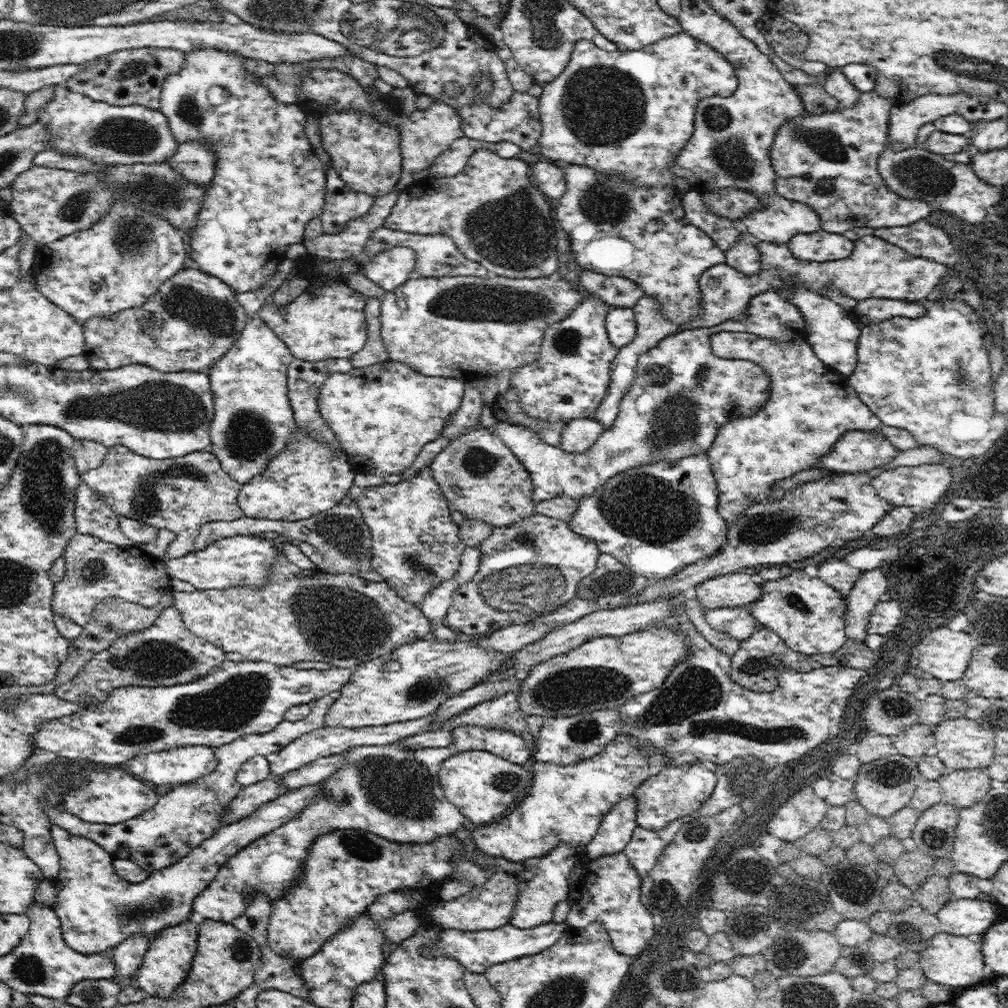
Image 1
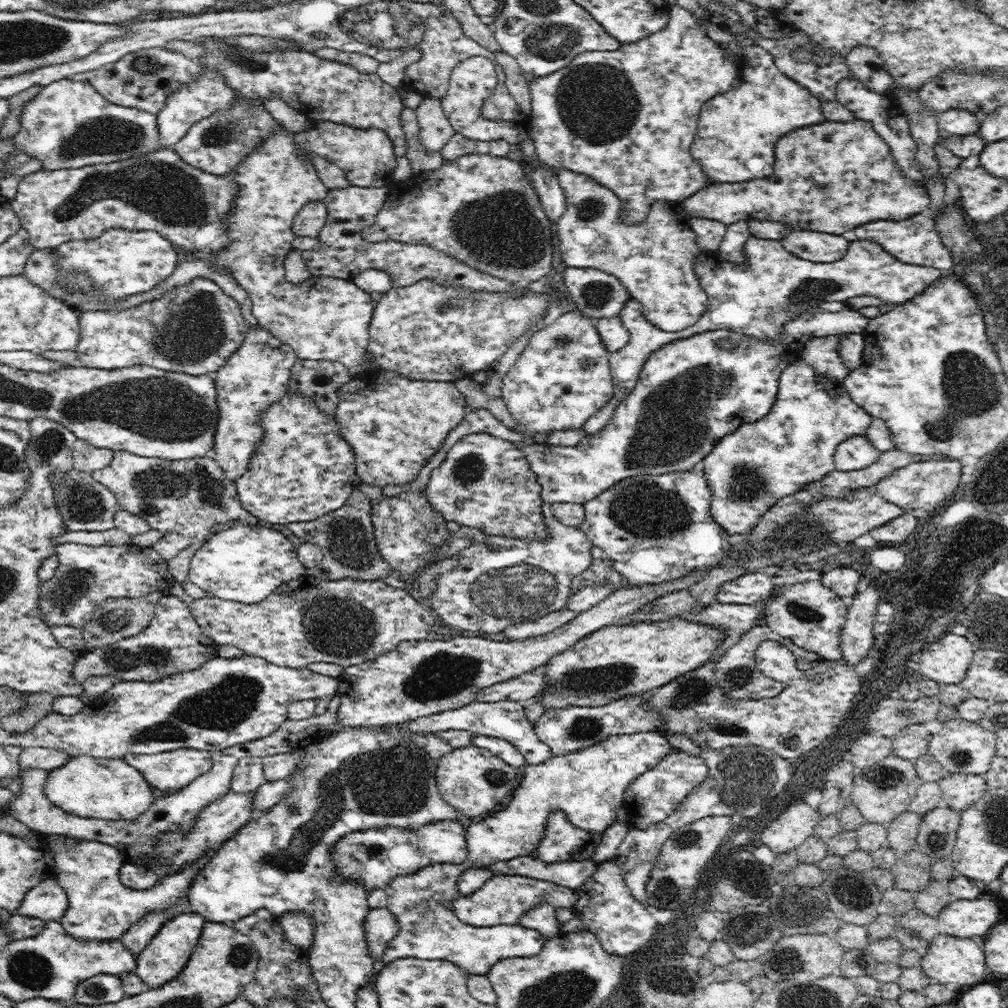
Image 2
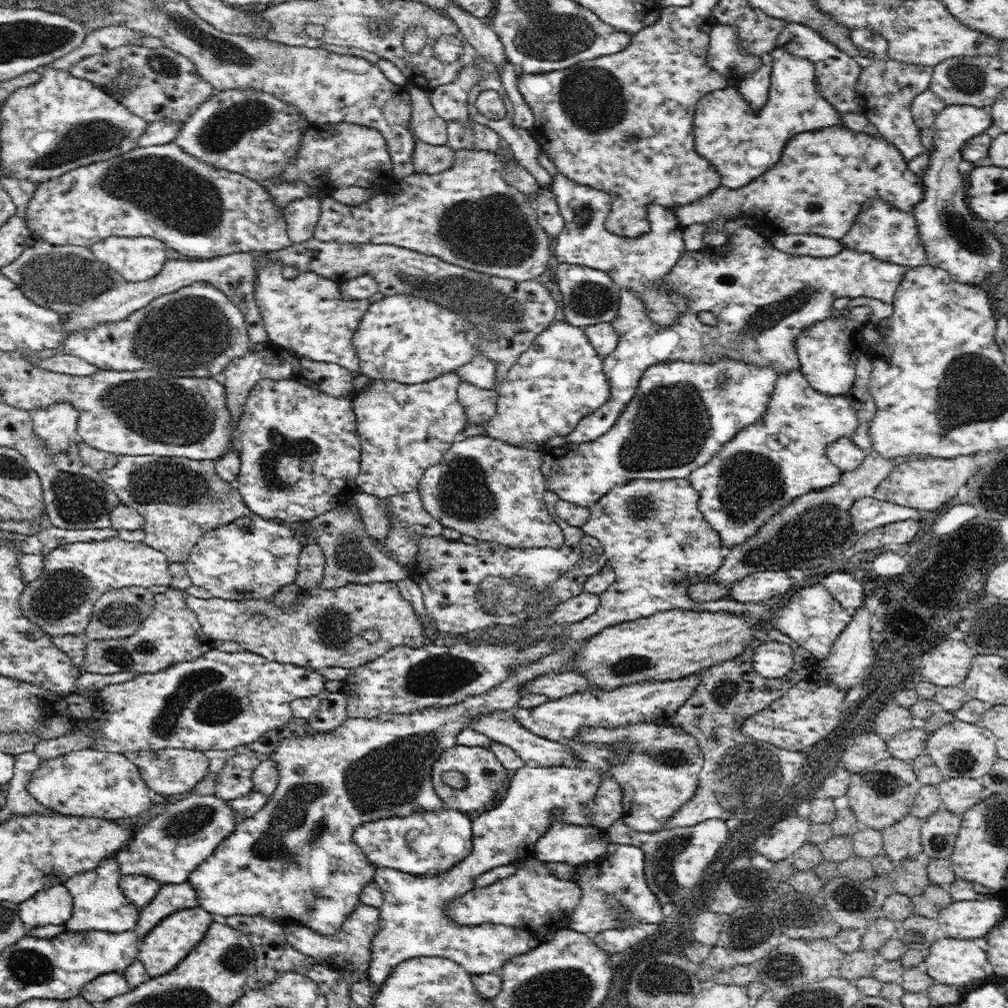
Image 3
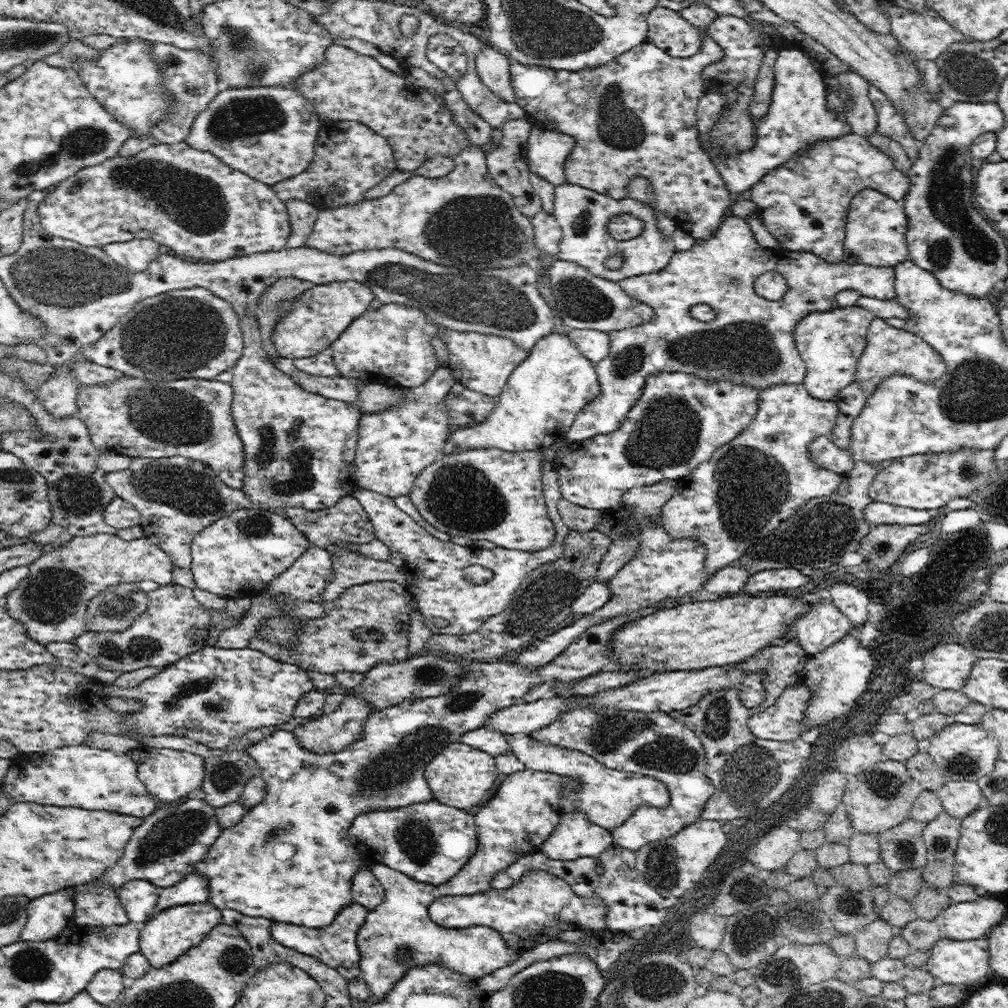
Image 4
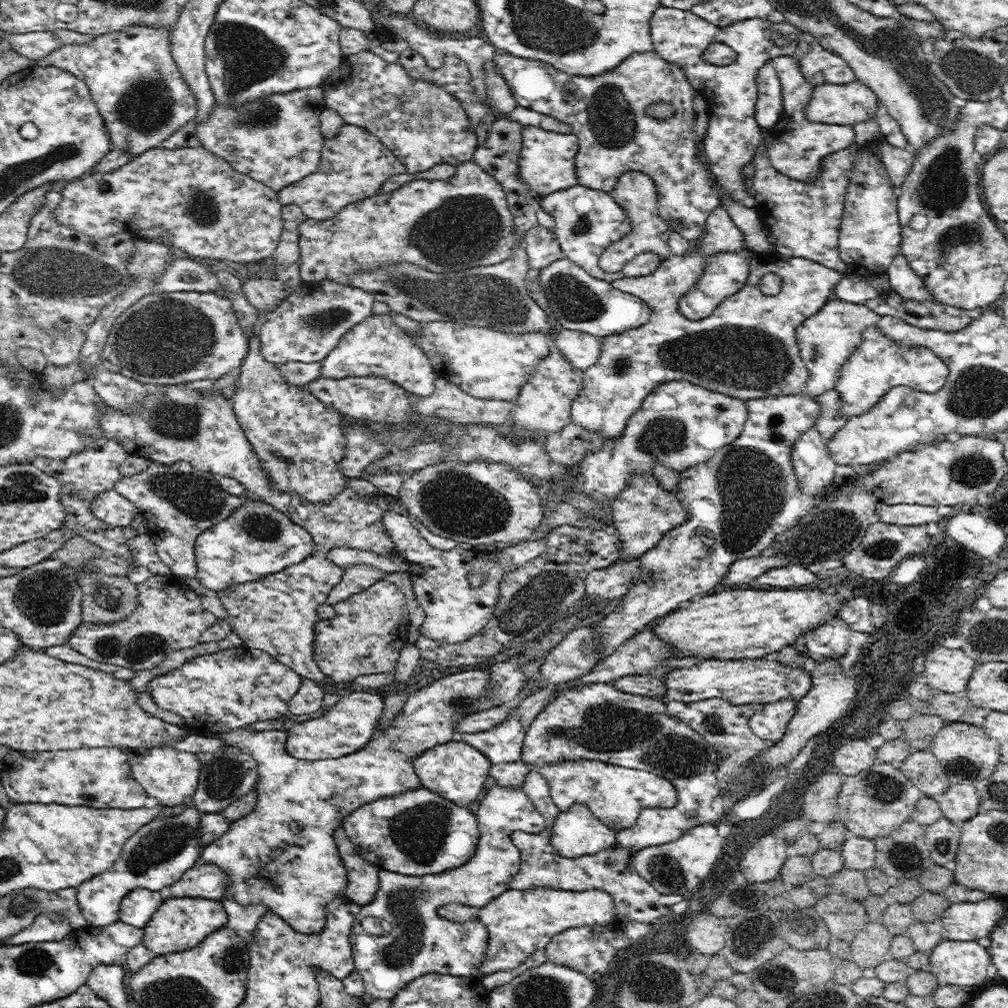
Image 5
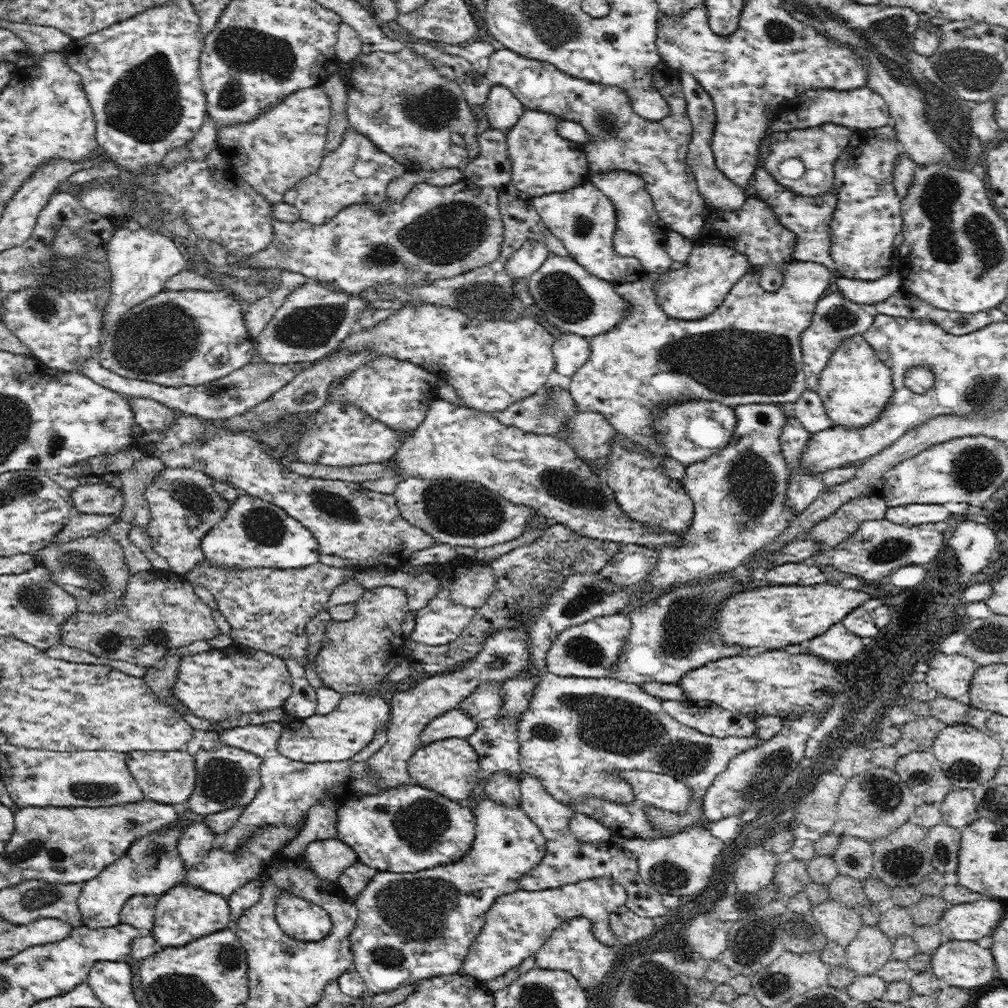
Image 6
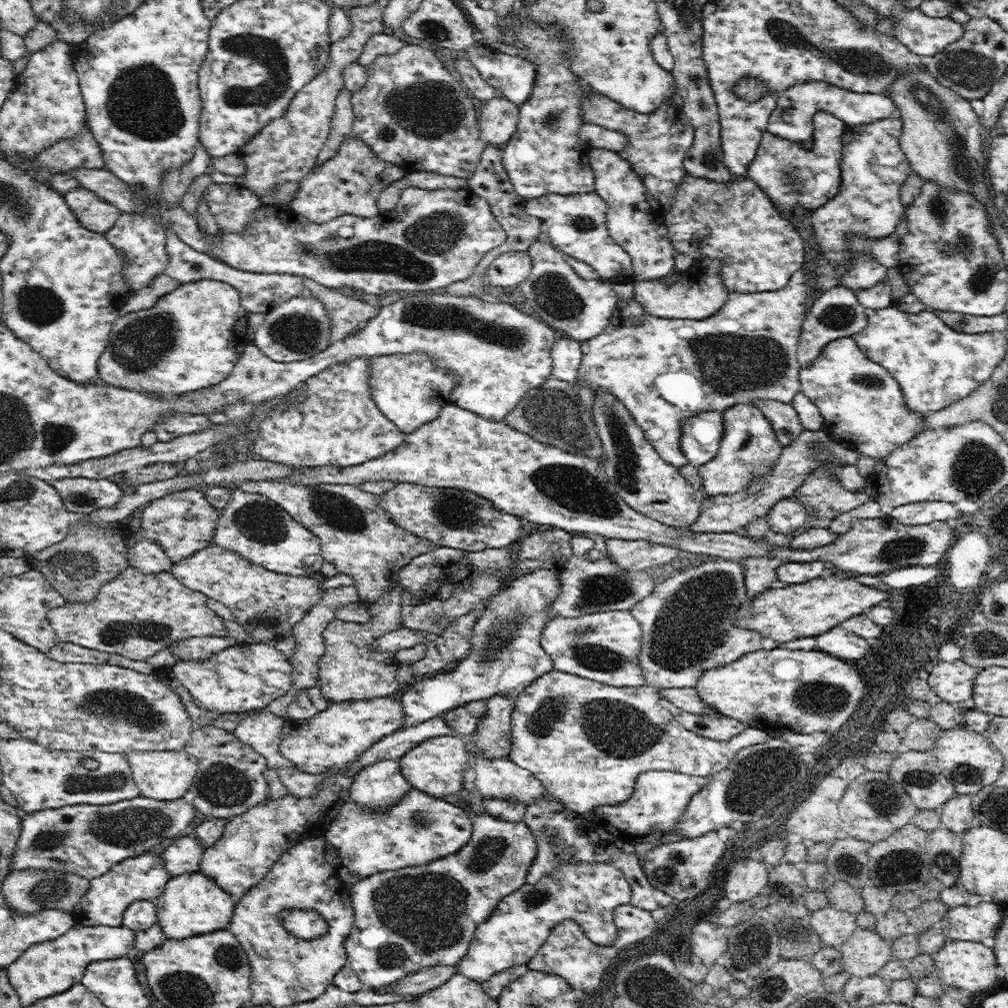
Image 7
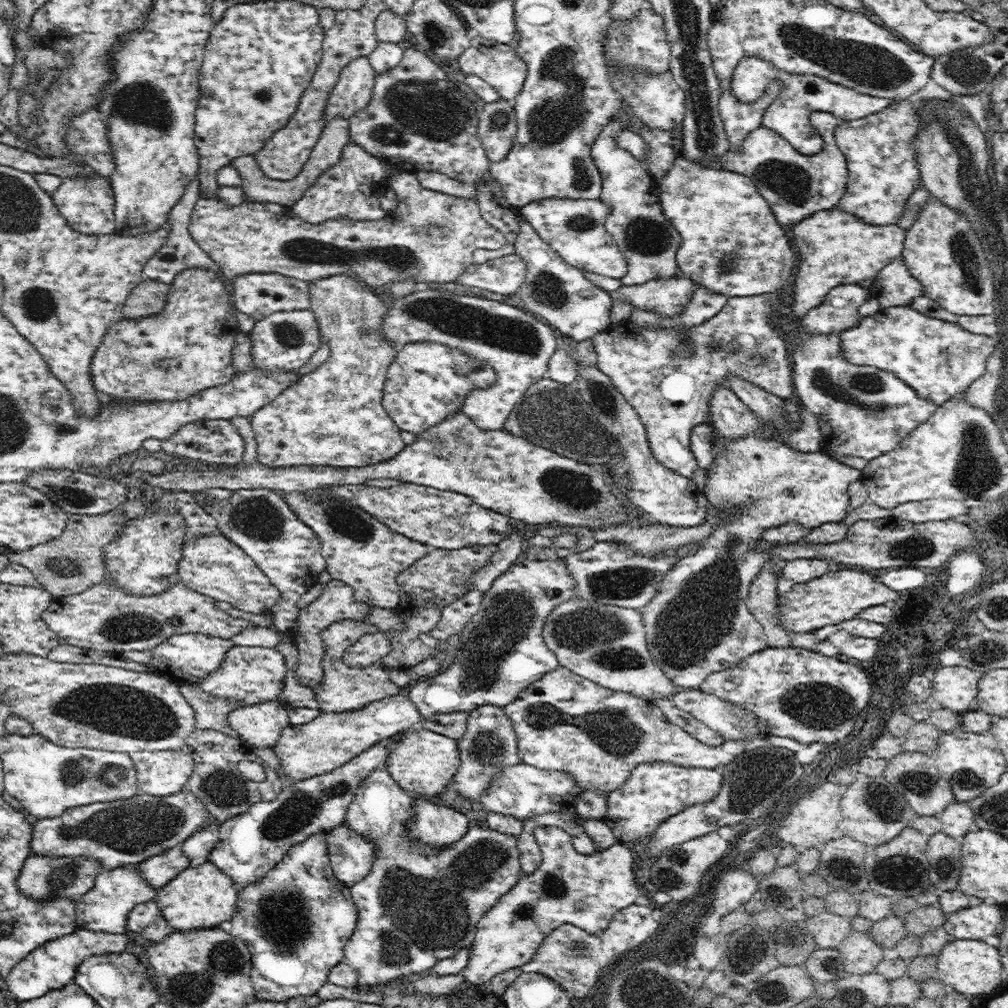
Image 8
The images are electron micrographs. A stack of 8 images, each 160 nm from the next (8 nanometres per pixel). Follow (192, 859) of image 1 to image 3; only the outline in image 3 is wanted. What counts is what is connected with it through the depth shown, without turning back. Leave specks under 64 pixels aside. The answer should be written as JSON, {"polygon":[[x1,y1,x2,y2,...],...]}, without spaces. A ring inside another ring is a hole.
{"polygon":[[108,857,94,869,75,874,63,884,72,895,72,916,65,922,66,930,92,930,112,933,124,932,136,928,139,910,122,892,118,883,116,857]]}

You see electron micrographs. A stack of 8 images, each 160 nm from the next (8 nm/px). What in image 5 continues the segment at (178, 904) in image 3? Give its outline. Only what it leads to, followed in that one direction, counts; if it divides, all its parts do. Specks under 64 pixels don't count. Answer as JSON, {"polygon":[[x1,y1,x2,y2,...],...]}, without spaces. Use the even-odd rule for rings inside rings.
{"polygon":[[201,858,165,891,165,896,206,898,221,901,226,894,228,875,216,865,206,864]]}

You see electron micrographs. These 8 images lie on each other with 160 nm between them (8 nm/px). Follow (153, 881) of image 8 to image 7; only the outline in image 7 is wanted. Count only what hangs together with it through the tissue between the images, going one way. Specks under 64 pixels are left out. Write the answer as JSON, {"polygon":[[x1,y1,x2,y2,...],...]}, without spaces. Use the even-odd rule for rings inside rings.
{"polygon":[[192,833,168,843,160,857,170,876,176,877,184,873,197,872,204,849,202,841]]}

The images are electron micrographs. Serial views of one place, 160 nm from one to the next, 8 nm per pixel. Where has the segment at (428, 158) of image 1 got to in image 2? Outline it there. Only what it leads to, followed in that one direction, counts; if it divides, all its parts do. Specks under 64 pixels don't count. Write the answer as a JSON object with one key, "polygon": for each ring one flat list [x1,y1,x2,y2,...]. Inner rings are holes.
{"polygon":[[423,97,416,108,419,124,419,141,428,152,438,152,454,136,454,127,442,110,442,101,438,98]]}

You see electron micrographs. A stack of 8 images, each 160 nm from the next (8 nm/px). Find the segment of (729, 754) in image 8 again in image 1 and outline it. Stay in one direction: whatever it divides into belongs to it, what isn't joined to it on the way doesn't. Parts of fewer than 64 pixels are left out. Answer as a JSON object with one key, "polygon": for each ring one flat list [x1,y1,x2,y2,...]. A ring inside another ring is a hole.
{"polygon":[[672,762,662,767,658,774,644,780,634,792,637,826,646,830,662,830,676,818,692,815,713,794,716,784,715,772,708,770,701,762,688,762,683,766]]}

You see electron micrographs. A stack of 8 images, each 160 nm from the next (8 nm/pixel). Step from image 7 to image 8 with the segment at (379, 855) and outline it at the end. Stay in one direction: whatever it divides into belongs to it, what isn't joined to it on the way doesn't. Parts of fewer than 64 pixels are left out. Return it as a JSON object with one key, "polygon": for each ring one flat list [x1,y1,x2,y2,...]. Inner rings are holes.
{"polygon":[[424,798,413,804,412,816,407,822,408,837,428,846,452,846,469,830,468,818,447,805,436,805],[346,823,326,831,330,866,339,881,351,887,370,874,378,856,376,845,360,837]]}

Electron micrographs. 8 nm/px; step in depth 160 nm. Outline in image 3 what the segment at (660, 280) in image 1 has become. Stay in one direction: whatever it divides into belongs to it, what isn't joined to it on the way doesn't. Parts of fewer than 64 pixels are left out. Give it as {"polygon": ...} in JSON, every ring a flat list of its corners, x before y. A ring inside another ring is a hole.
{"polygon":[[562,173,553,177,550,187,565,222,556,240,555,256,558,262,603,270,620,289,630,289,644,301,652,321,662,326,677,324,689,308,689,303,678,293,669,293,665,286,658,283,674,268,685,250,682,237,685,226,678,221,675,209,651,204,647,210,650,230,639,237,621,237,604,227,612,202,608,193,571,181]]}

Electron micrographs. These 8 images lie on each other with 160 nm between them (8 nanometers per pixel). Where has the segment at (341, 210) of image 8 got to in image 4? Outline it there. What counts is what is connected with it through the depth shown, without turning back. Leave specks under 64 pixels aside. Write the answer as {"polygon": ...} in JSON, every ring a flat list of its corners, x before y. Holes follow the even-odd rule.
{"polygon":[[332,121,322,124,319,130,311,165,303,173,272,187,284,202,298,199,322,210,363,201,367,190,396,170,392,147,382,135,358,121]]}

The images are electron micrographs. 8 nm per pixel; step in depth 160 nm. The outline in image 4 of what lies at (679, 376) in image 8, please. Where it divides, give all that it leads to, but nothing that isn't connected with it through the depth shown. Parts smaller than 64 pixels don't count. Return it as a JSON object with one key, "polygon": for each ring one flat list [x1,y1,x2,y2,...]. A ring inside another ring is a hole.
{"polygon":[[733,213,720,224,712,238,697,241,690,250,673,253,672,260,662,270,624,278,618,284,628,297,652,307,655,316,642,326,608,333,609,354,595,368,600,381,600,394,576,414,575,422,564,437,571,442,586,441,596,435,618,430,630,409,638,402,647,378,656,373,686,373,710,381,724,379,760,390,770,385,802,383,807,367,800,357,793,335,802,318,814,312,831,310,835,306,835,296,844,290,854,290,882,301,895,298,894,267,862,263,850,265,844,260,829,263,812,253,758,246,750,225],[768,271,776,271,787,280,788,290,781,300,768,301,755,292,756,278],[696,304,710,306,716,312,716,319,707,324,696,323,689,314]]}

